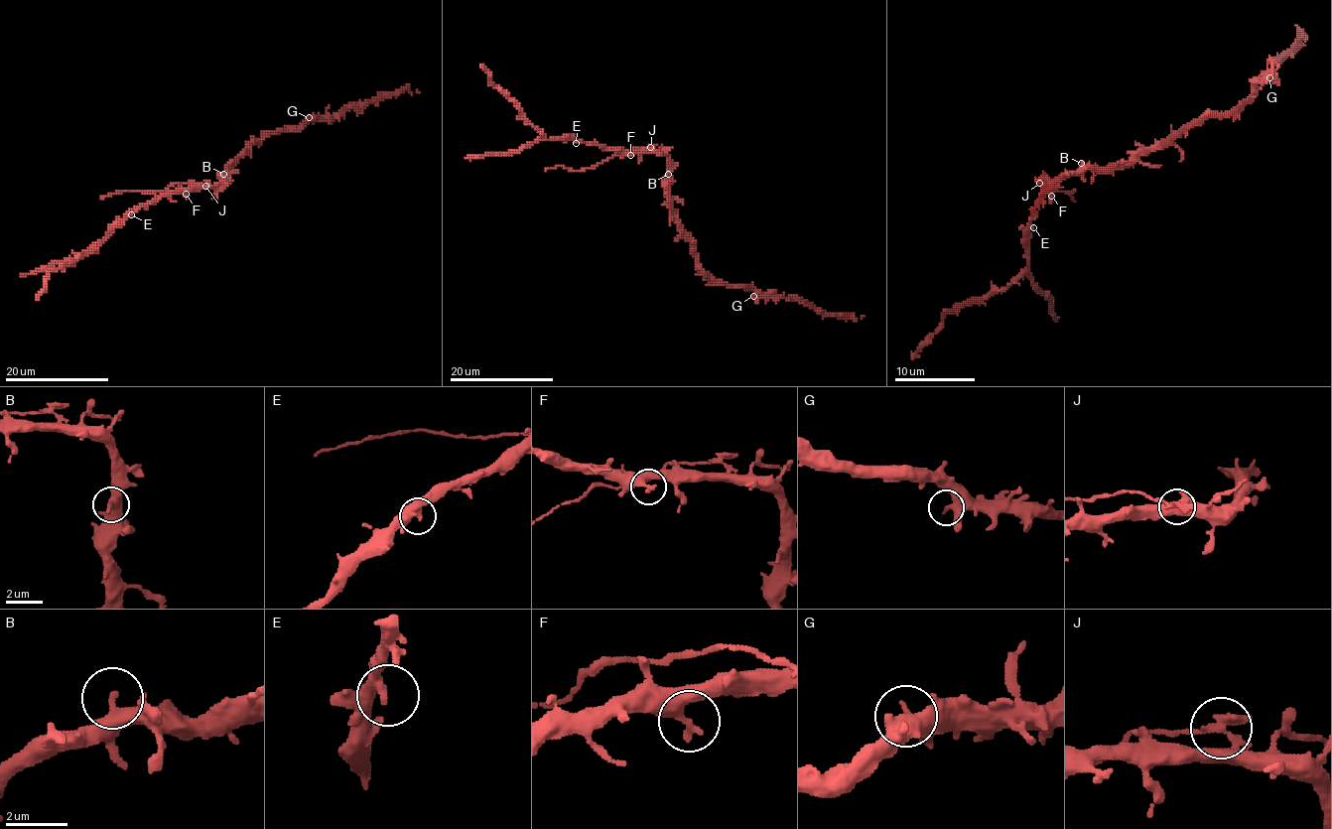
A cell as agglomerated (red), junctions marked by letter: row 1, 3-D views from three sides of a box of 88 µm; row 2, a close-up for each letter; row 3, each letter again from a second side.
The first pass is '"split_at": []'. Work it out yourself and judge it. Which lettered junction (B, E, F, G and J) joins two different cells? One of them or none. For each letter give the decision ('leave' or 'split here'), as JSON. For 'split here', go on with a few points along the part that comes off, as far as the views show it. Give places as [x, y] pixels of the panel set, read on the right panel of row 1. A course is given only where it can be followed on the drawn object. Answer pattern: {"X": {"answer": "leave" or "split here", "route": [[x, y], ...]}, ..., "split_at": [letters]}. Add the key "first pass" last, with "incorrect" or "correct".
{"B": {"answer": "leave"}, "E": {"answer": "leave"}, "F": {"answer": "leave"}, "G": {"answer": "leave"}, "J": {"answer": "split here", "route": [[1039, 183], [1041, 177], [1051, 179], [1059, 191], [1071, 194], [1075, 189], [1069, 194], [1075, 202]]}, "split_at": ["J"], "first pass": "incorrect"}

